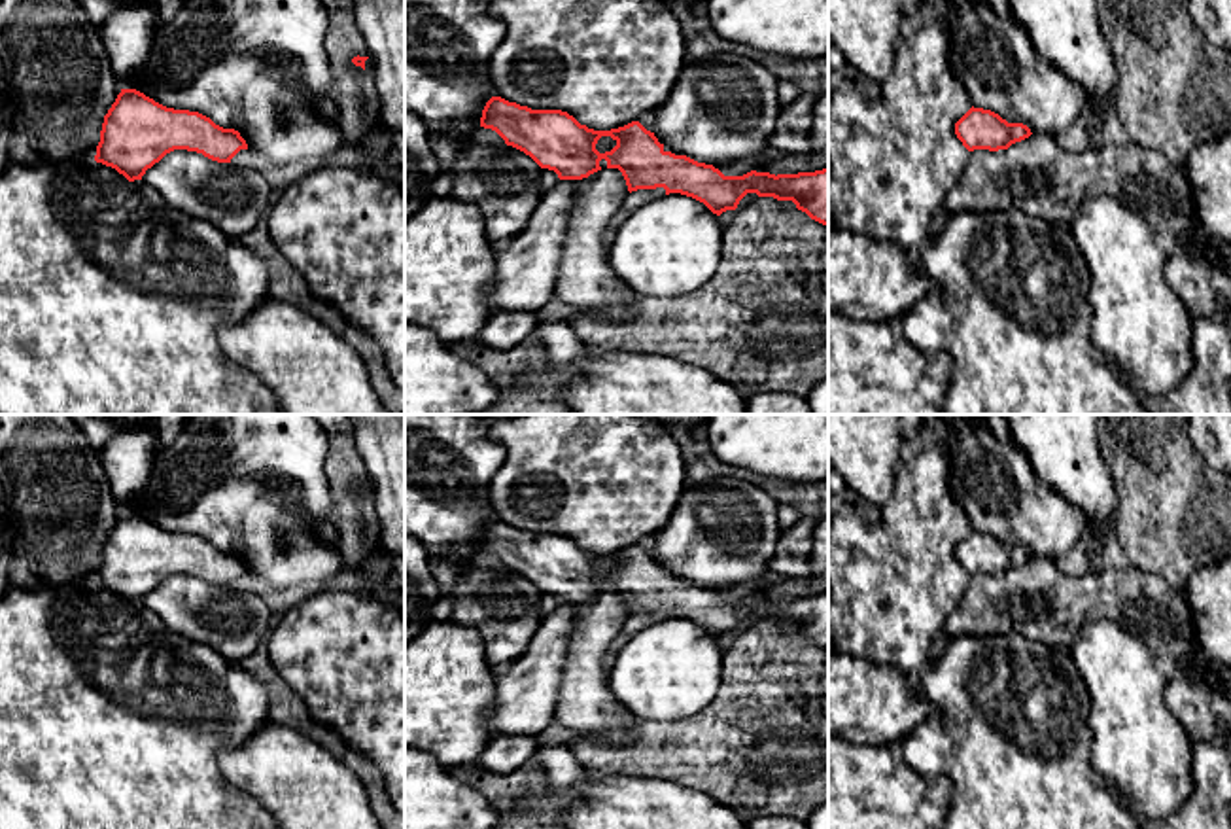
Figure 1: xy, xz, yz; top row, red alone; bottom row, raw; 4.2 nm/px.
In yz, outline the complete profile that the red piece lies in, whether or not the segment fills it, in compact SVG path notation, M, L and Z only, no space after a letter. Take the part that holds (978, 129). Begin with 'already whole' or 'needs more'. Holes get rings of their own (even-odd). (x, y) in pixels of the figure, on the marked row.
already whole | M970 108L957 123L955 134L968 151L1008 150L1012 144L1029 138L1032 132L1023 123L1008 123L998 114L983 108Z

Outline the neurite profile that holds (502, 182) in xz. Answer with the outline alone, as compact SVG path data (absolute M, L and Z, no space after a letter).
M461 140L454 148L452 197L475 204L495 246L526 229L541 199L541 167L512 146Z

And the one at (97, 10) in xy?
M78 0L83 9L87 11L87 17L95 28L100 28L102 23L108 19L108 15L113 9L119 9L127 4L134 4L140 0Z

